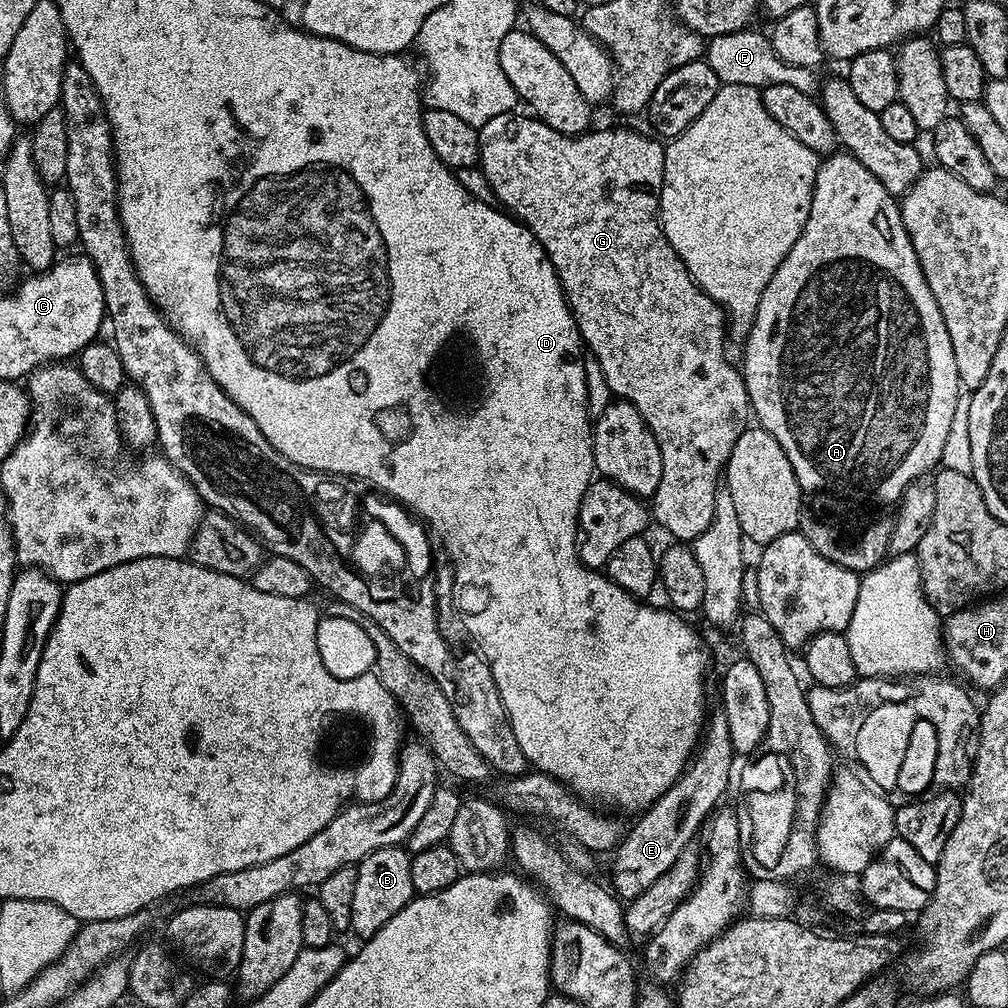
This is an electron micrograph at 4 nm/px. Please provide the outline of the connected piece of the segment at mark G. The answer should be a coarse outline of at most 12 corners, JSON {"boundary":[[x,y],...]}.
{"boundary":[[490,118],[613,397],[662,450],[650,516],[714,518],[750,424],[726,313],[660,228],[665,145]]}

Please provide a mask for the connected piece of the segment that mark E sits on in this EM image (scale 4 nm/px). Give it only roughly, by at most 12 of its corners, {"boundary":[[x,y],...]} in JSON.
{"boundary":[[723,714],[612,860],[638,898],[693,843],[733,783]]}

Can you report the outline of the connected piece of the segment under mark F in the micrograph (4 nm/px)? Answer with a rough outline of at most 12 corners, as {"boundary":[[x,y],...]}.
{"boundary":[[745,30],[706,44],[721,84],[798,86],[815,93],[817,73],[774,54],[767,35]]}

